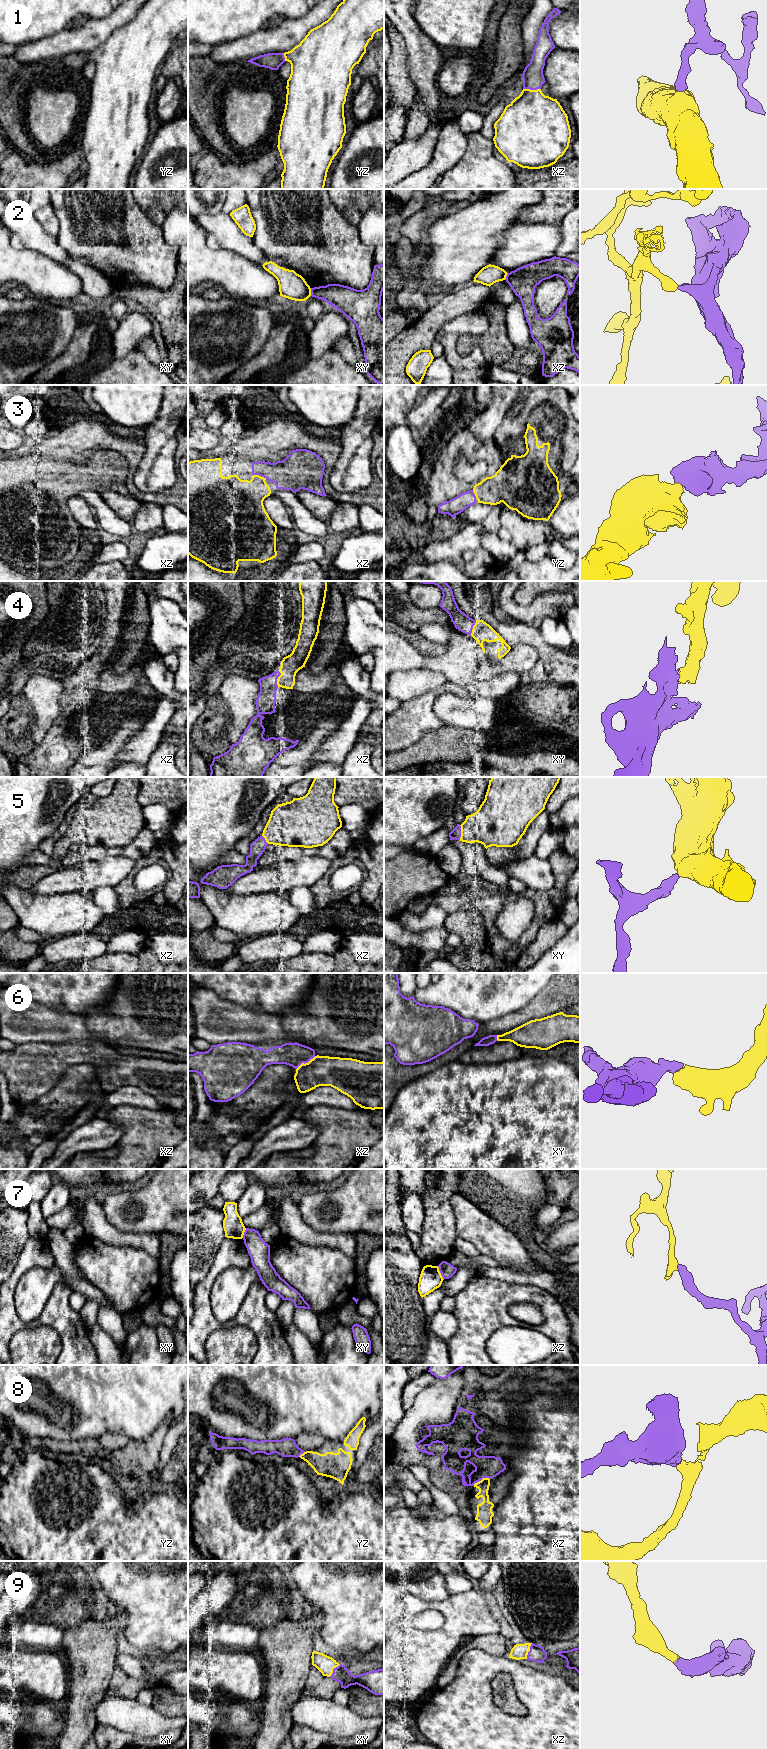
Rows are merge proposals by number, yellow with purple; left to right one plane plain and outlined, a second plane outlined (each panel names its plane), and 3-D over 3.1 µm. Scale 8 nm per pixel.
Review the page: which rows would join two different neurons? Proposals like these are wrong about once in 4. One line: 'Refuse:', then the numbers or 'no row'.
Refuse: 2, 7

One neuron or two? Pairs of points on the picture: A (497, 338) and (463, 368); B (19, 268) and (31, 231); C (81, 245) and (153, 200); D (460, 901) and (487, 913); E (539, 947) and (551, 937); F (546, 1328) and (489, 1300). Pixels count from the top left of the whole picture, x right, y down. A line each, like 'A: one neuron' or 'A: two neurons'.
A: two neurons
B: two neurons
C: two neurons
D: one neuron
E: one neuron
F: one neuron

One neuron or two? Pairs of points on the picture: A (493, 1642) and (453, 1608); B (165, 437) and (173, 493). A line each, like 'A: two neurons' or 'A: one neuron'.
A: two neurons
B: two neurons

